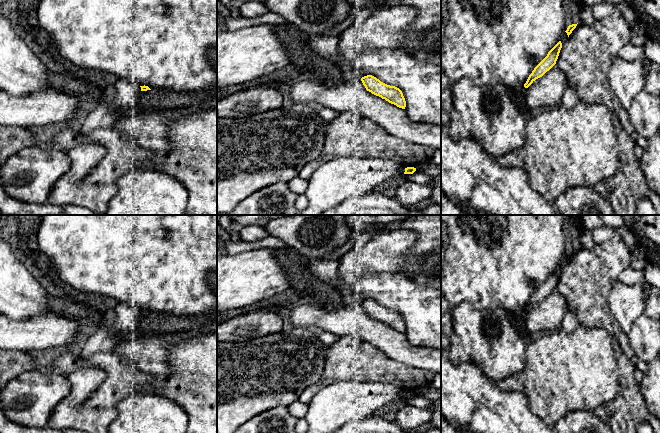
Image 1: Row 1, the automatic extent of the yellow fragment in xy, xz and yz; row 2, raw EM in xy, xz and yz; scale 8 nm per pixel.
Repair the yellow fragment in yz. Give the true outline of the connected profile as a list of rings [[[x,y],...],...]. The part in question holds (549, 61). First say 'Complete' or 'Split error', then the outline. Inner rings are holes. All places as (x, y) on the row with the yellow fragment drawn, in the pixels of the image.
Complete. [[[559,41],[547,54],[547,56],[534,68],[532,73],[529,75],[525,88],[528,88],[536,79],[542,77],[547,71],[549,71],[558,59],[562,43]]]

